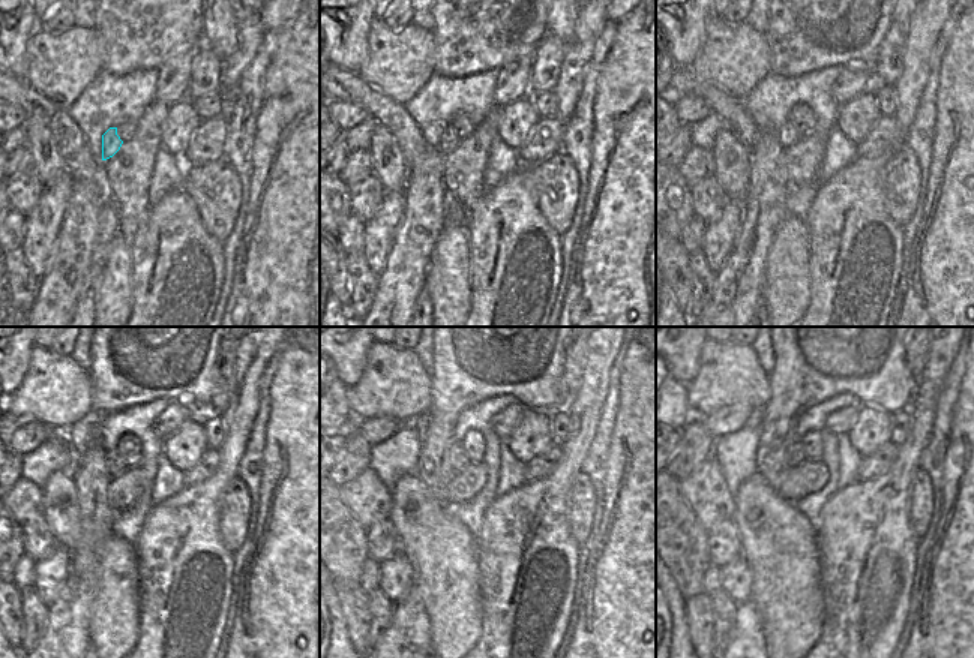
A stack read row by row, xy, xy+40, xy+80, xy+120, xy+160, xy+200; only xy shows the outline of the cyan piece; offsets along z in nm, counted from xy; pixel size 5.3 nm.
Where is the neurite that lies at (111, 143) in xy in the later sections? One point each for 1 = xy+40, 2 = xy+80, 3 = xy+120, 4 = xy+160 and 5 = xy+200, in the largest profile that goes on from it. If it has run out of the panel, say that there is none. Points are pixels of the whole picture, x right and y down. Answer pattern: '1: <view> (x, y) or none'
1: xy+40 (449, 140)
2: xy+80 (787, 135)
3: xy+120 (116, 468)
4: xy+160 (456, 457)
5: xy+200 (794, 454)

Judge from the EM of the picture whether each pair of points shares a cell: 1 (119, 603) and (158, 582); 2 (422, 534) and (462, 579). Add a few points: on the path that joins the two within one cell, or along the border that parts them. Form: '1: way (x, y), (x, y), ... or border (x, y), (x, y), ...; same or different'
1: border (137, 558), (138, 628); different
2: way (432, 544), (452, 568); same

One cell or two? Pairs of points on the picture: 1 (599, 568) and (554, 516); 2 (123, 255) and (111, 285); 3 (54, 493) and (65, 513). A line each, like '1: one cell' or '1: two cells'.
1: two cells
2: one cell
3: one cell

